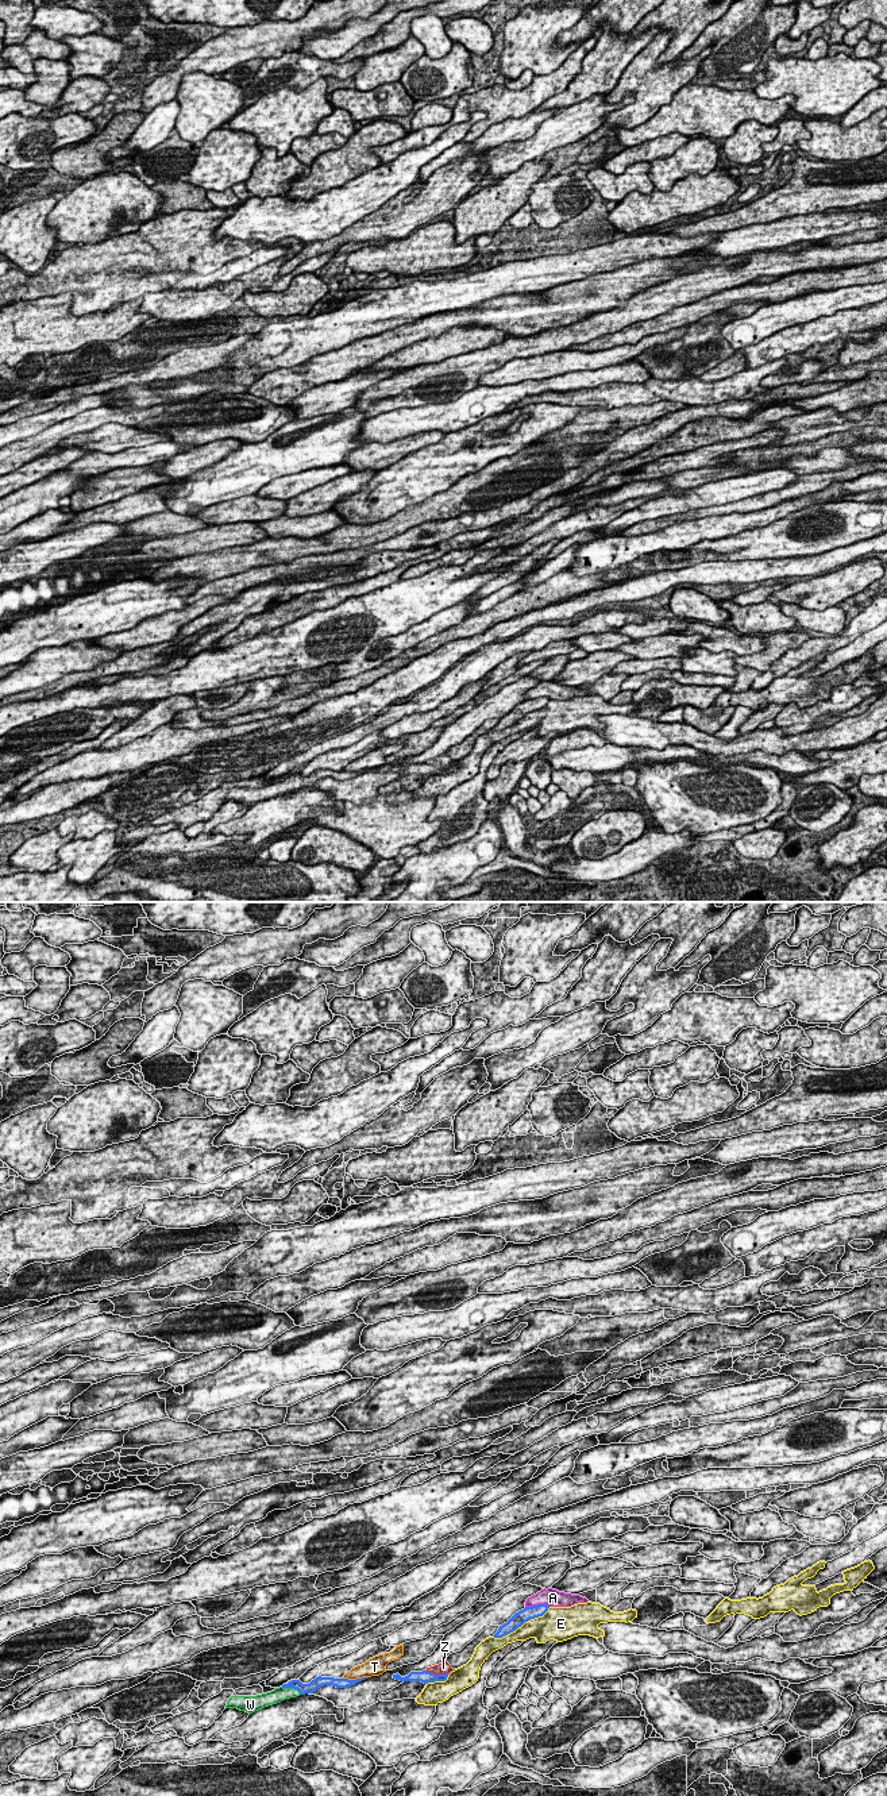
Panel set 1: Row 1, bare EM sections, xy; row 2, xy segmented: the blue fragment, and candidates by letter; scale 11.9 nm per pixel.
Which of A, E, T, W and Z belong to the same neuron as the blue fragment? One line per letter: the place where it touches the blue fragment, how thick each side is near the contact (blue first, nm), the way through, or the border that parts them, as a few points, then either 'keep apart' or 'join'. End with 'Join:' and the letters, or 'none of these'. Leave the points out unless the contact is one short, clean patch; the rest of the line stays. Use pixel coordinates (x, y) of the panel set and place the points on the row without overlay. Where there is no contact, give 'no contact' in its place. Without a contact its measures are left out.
A: meets blue in xy at (538, 697); 160 nm thick on the blue side, 220 nm on the other; keep apart
E: meets blue in xy at (521, 717); 160 nm thick on the blue side, 280 nm on the other; keep apart
T: meets blue in xy at (354, 773); 130 nm thick on the blue side, 190 nm on the other; keep apart
W: meets blue in xy at (292, 779); 130 nm thick on the blue side, 160 nm on the other; join
Z: meets blue in xy at (438, 767); 140 nm thick on the blue side, 140 nm on the other; keep apart
Join: W

